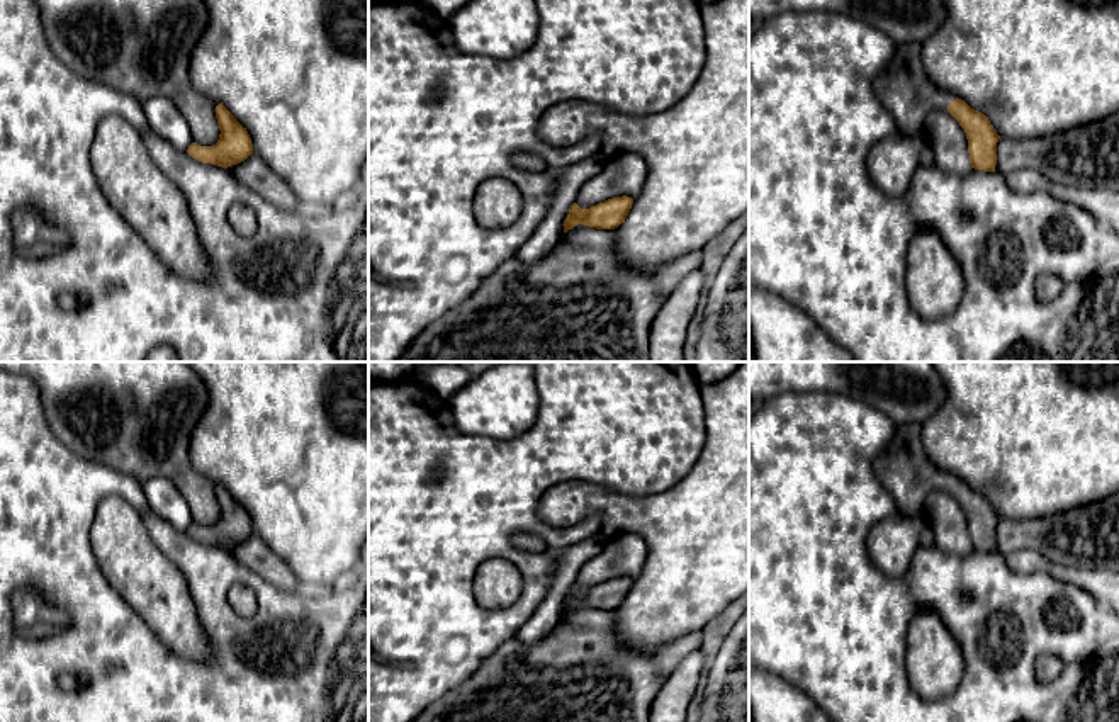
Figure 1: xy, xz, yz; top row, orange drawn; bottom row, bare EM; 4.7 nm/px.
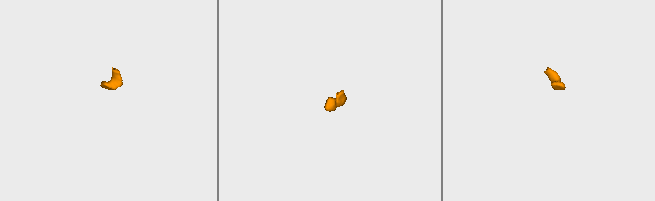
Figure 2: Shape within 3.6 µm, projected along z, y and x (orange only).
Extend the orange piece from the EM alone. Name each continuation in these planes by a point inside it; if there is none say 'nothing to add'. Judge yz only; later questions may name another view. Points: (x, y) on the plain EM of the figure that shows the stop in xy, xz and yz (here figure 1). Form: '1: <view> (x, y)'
1: yz (904, 469)

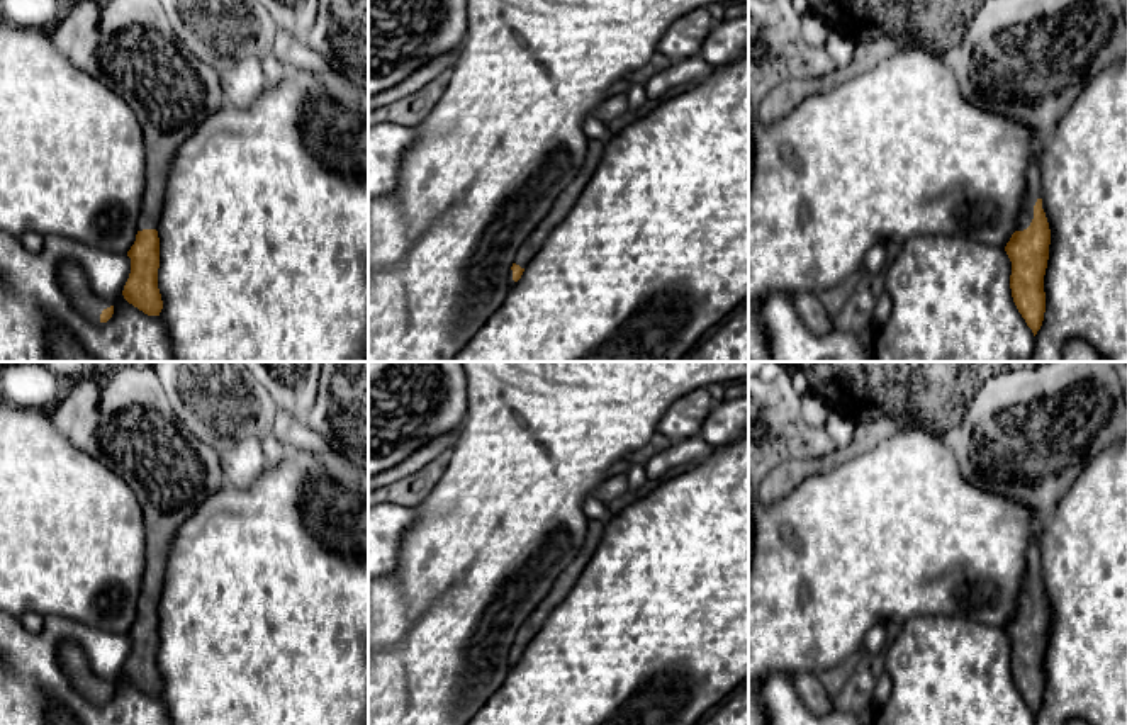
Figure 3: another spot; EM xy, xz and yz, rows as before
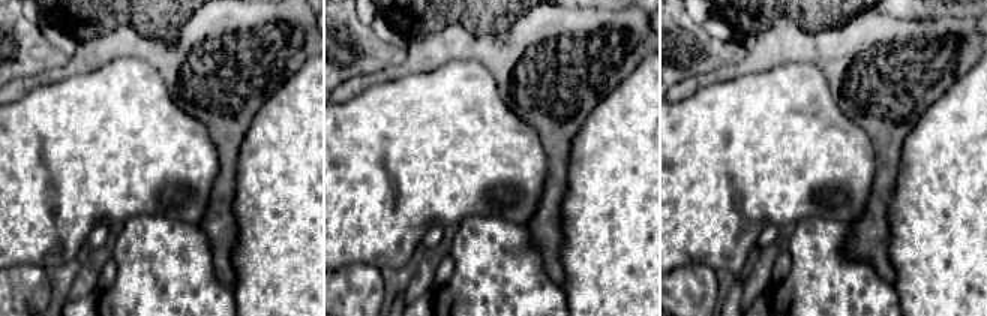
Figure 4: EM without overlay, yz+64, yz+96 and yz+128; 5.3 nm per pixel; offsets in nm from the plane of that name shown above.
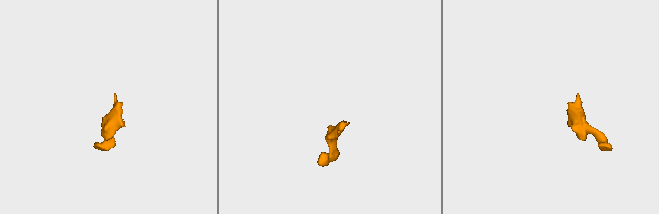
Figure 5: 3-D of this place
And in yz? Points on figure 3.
1: yz (1027, 433)

